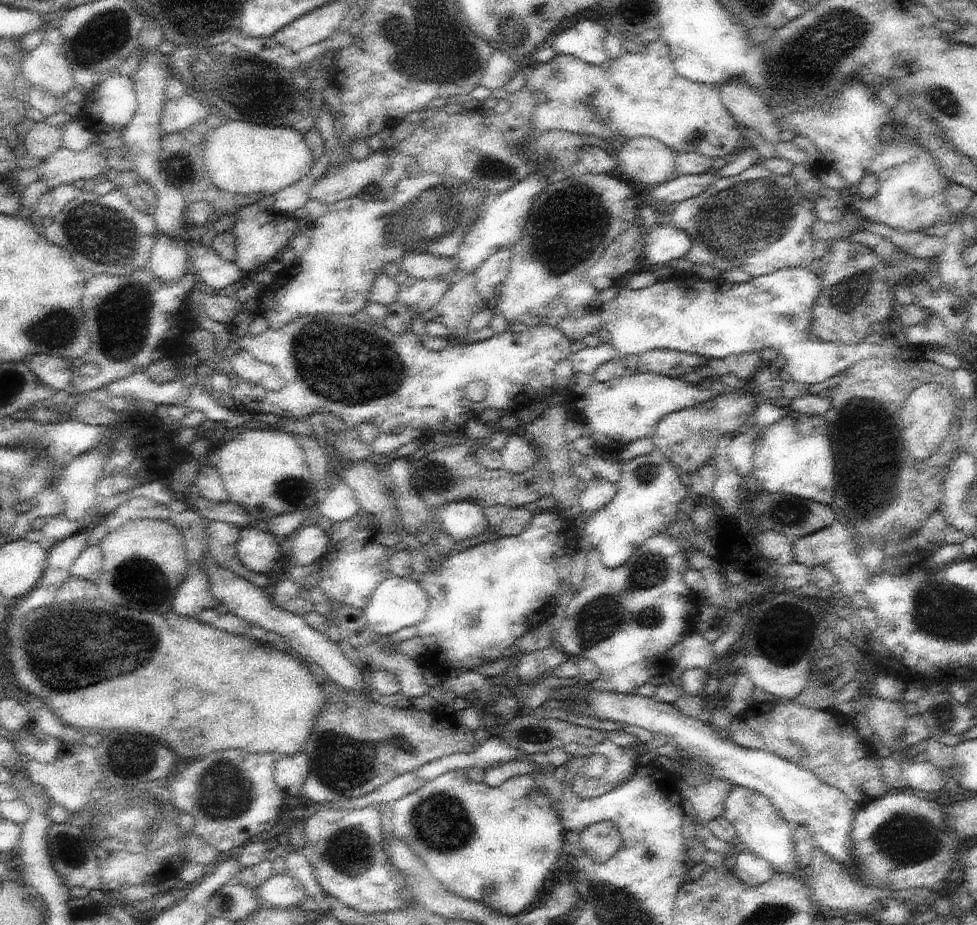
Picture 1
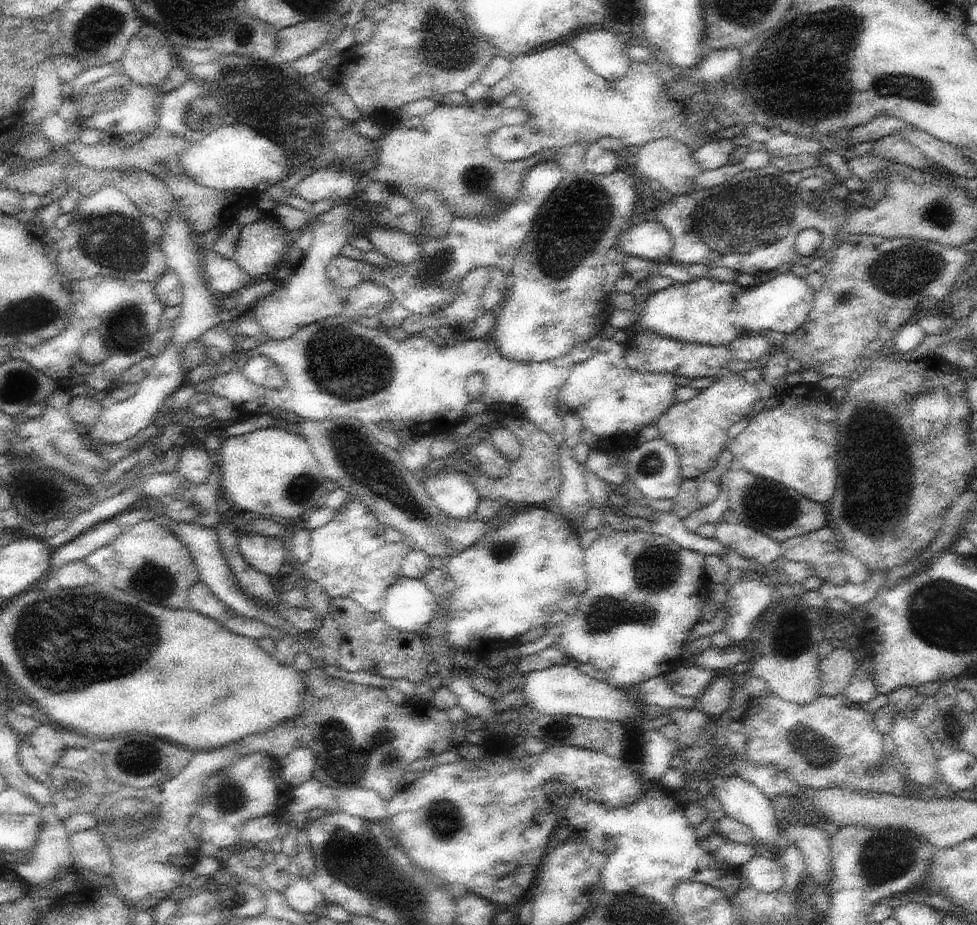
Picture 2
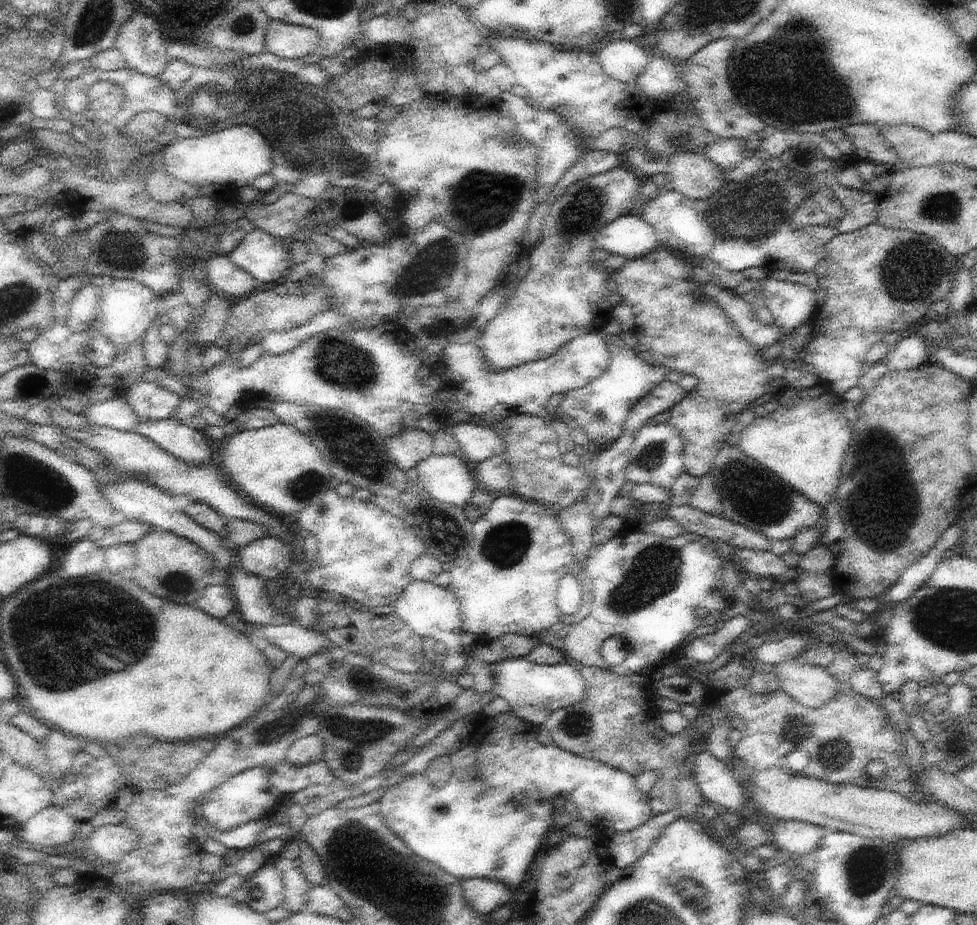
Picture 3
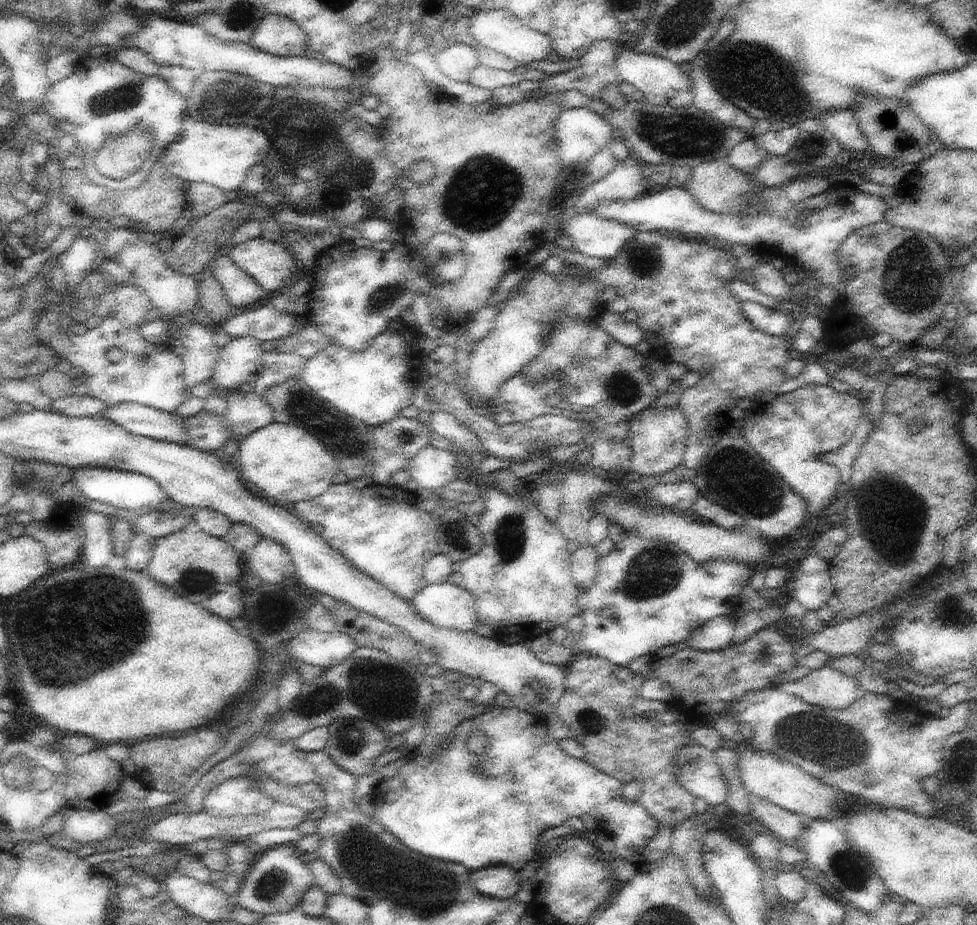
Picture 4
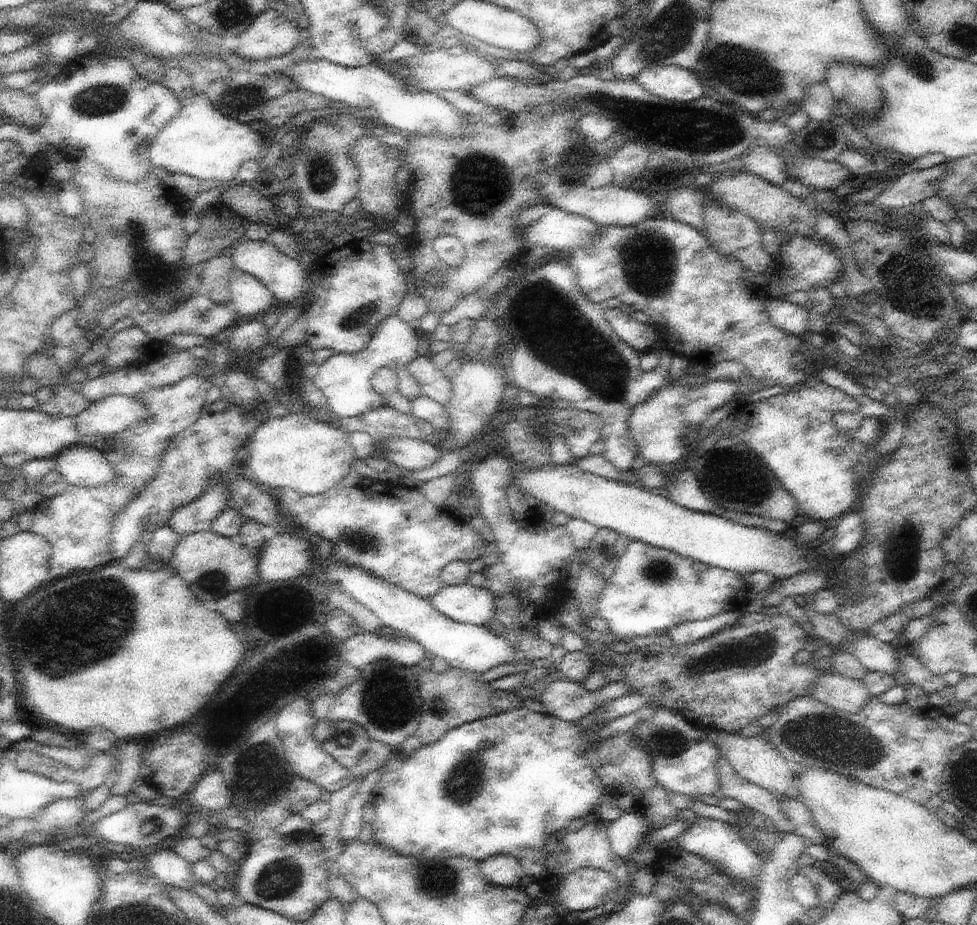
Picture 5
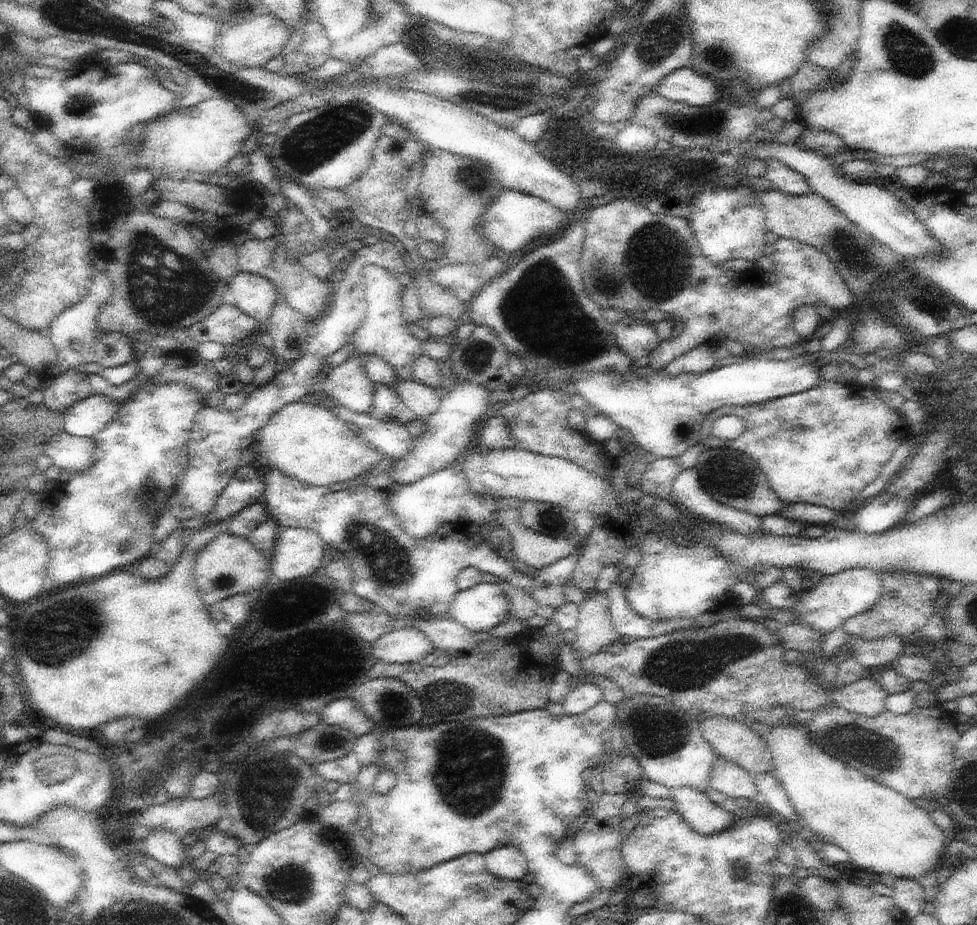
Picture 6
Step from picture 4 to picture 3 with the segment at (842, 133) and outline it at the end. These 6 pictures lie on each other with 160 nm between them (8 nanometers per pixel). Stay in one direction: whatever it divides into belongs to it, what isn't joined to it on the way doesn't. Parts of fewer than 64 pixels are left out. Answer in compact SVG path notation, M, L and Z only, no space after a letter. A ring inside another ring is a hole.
M876 123L851 124L842 130L850 139L858 158L875 163L880 168L893 167L899 158L894 147L886 144Z

